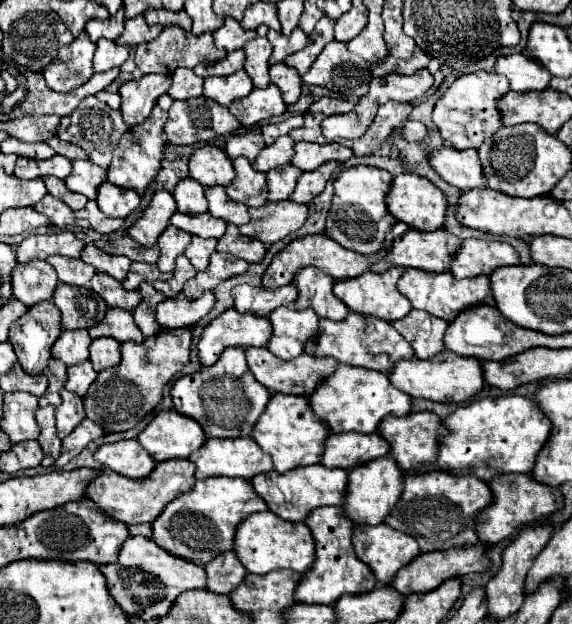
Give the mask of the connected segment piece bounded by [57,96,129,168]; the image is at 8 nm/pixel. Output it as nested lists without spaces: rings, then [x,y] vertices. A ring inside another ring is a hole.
[[[89,96],[85,100],[81,100],[81,104],[75,108],[73,114],[61,118],[59,126],[57,126],[57,138],[77,144],[79,148],[83,148],[89,154],[89,160],[101,168],[107,168],[111,162],[111,154],[113,148],[117,146],[119,138],[127,132],[127,124],[121,118],[119,110],[111,110],[107,104],[101,104],[95,96]]]

